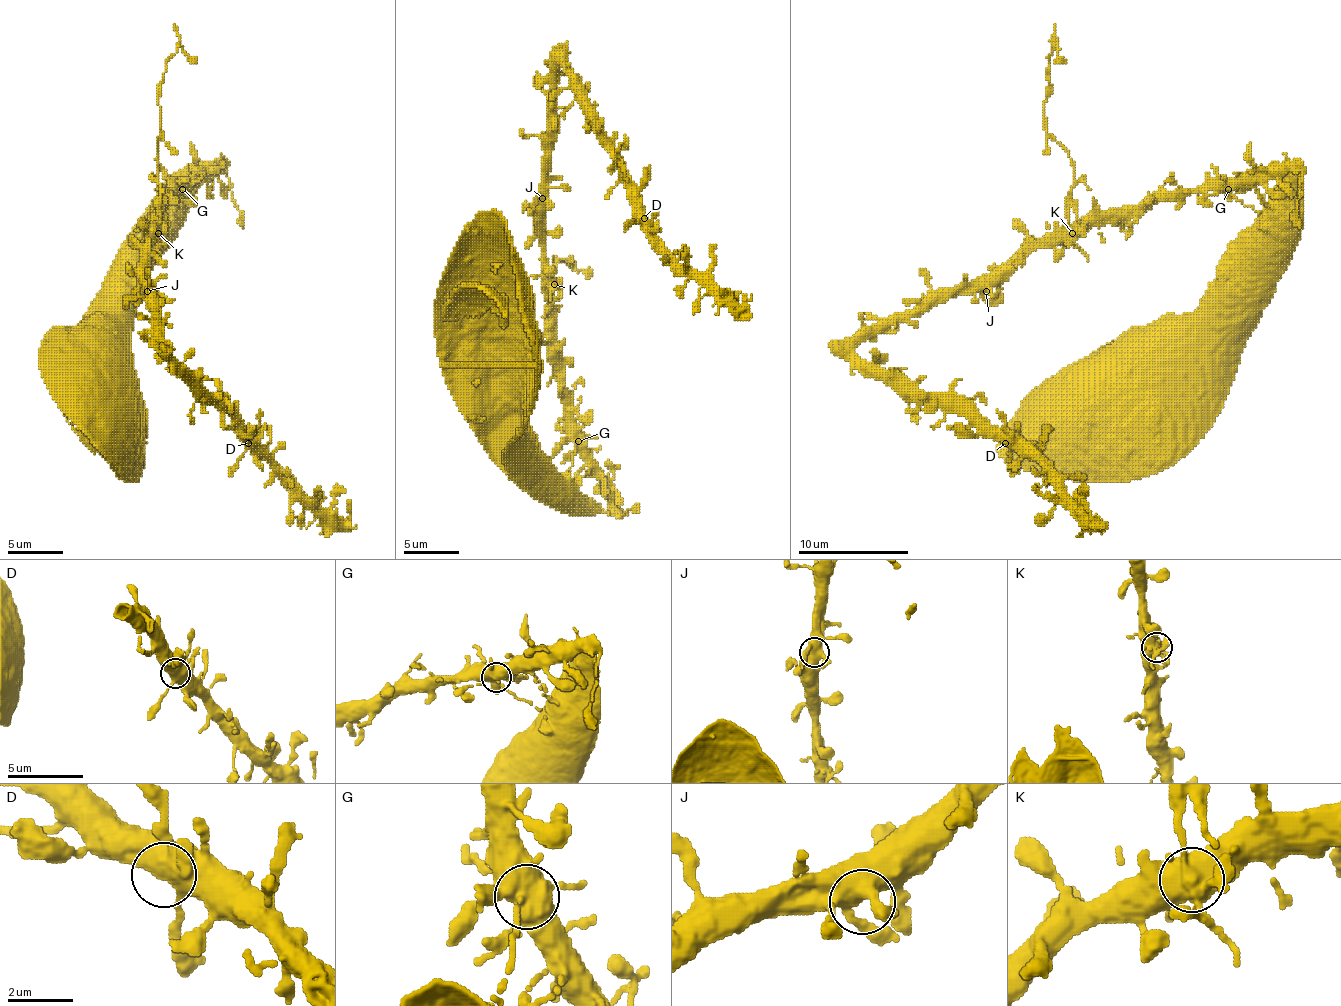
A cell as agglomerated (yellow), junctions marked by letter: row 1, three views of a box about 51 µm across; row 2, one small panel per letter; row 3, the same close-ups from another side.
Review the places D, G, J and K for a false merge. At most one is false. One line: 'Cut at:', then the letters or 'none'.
Cut at: none

